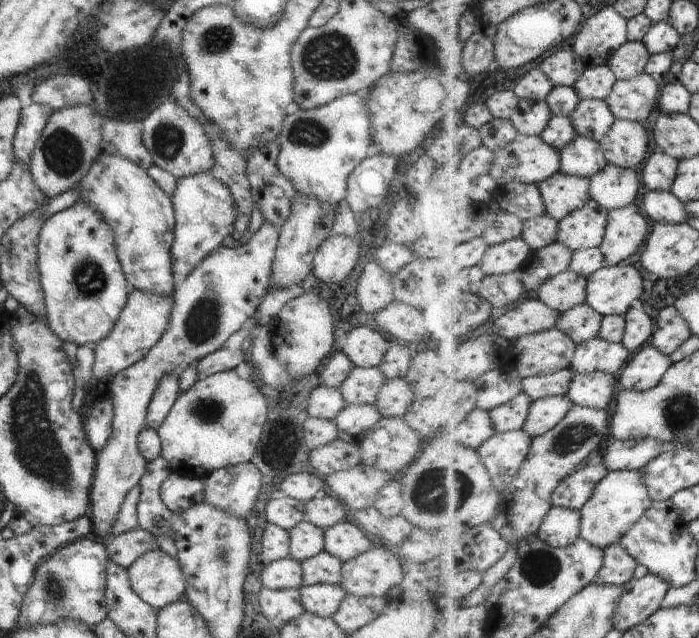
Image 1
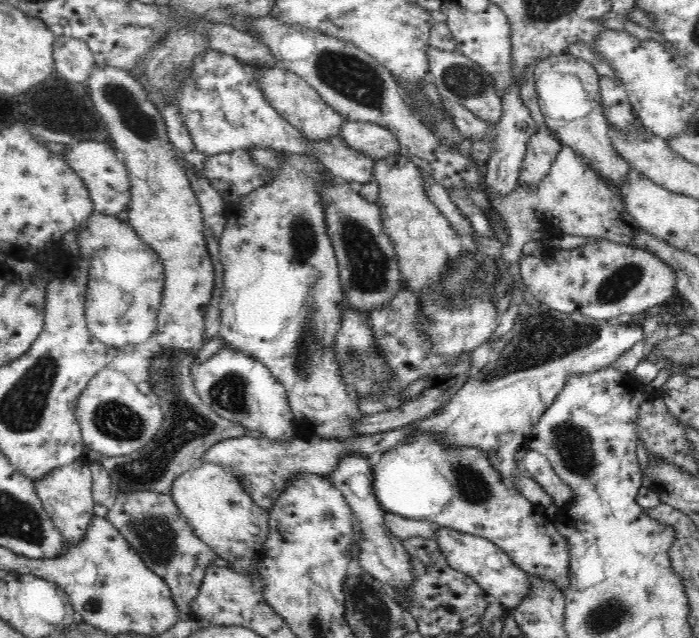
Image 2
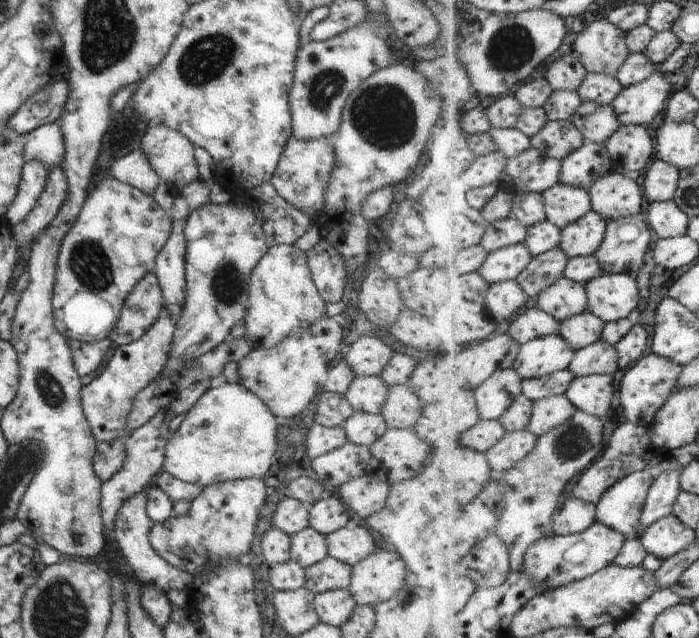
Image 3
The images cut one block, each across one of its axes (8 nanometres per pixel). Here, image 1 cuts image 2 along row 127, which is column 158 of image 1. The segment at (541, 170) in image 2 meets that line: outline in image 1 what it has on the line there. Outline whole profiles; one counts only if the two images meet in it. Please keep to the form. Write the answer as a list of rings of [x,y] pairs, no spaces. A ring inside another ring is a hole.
[[[143,529],[131,530],[119,535],[110,535],[104,542],[112,562],[125,569],[130,568],[145,552],[156,550],[159,543],[156,537]]]

